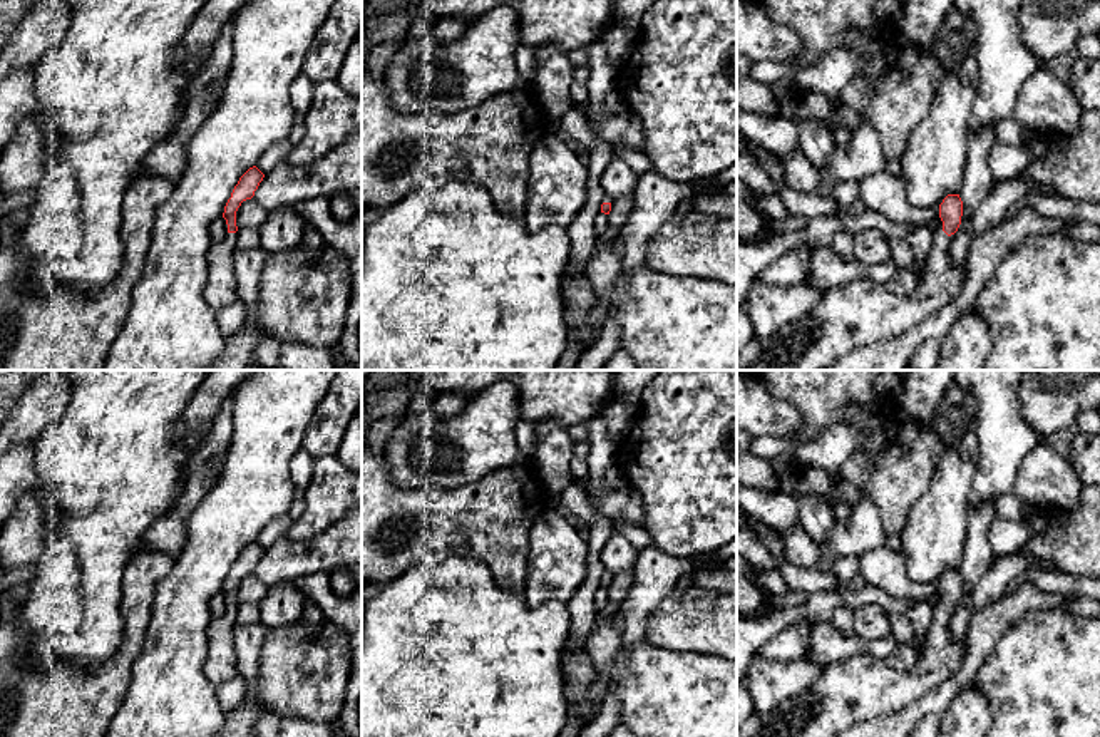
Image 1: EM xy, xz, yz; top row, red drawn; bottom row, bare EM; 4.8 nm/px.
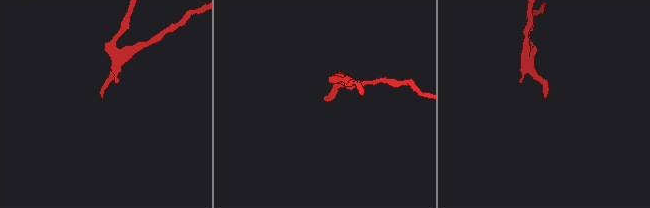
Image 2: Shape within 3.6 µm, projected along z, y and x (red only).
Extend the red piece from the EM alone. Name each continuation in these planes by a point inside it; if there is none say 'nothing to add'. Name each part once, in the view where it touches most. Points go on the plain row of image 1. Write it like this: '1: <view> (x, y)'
1: xy (221, 664)

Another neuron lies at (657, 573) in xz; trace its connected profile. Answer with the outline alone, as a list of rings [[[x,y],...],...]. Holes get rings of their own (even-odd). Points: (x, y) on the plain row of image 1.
[[[655,543],[640,549],[633,585],[619,605],[625,615],[621,648],[646,642],[648,620],[661,600],[676,588],[685,573],[700,568],[691,558],[670,556]]]

